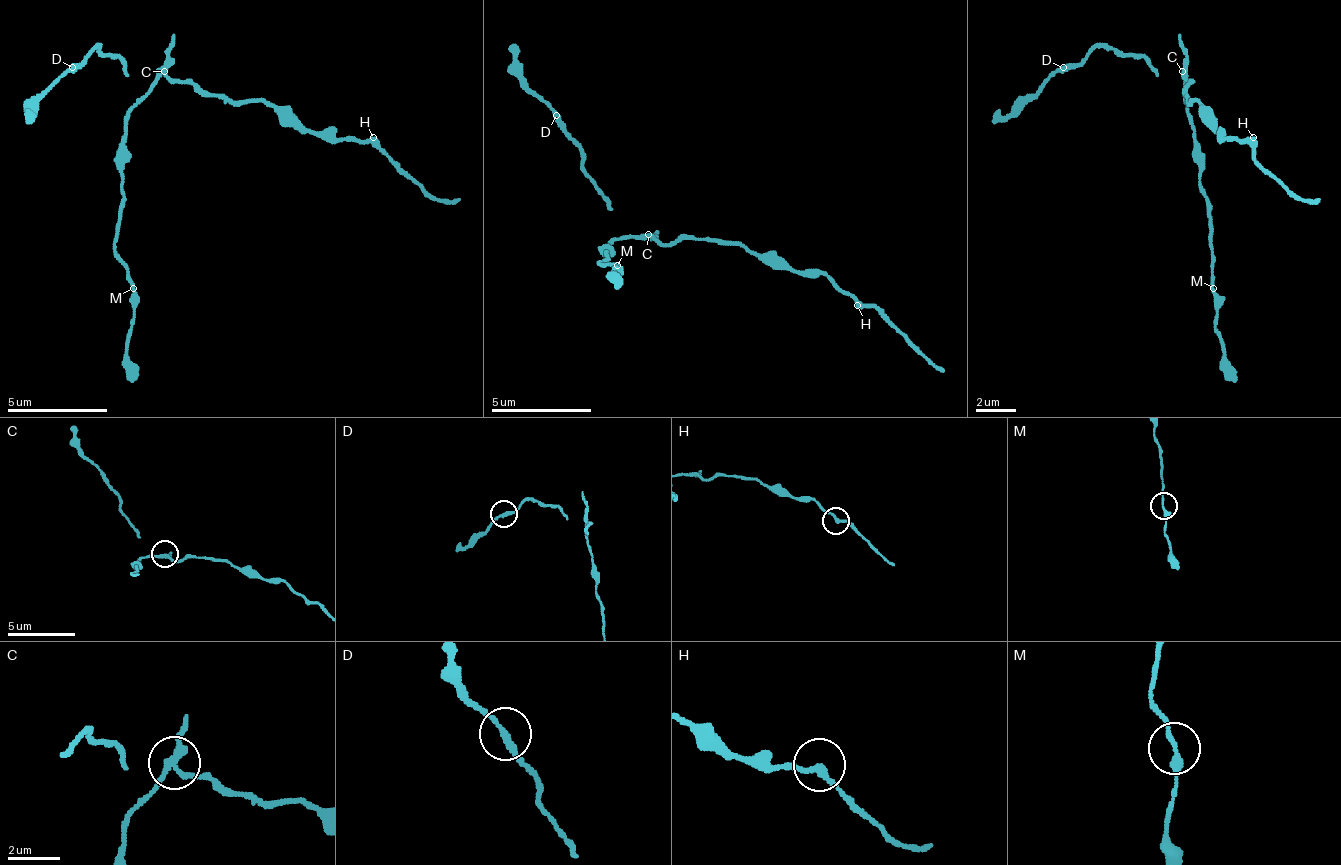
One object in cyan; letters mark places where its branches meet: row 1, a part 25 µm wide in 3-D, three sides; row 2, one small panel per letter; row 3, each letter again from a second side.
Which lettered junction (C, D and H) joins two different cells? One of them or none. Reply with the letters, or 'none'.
C

